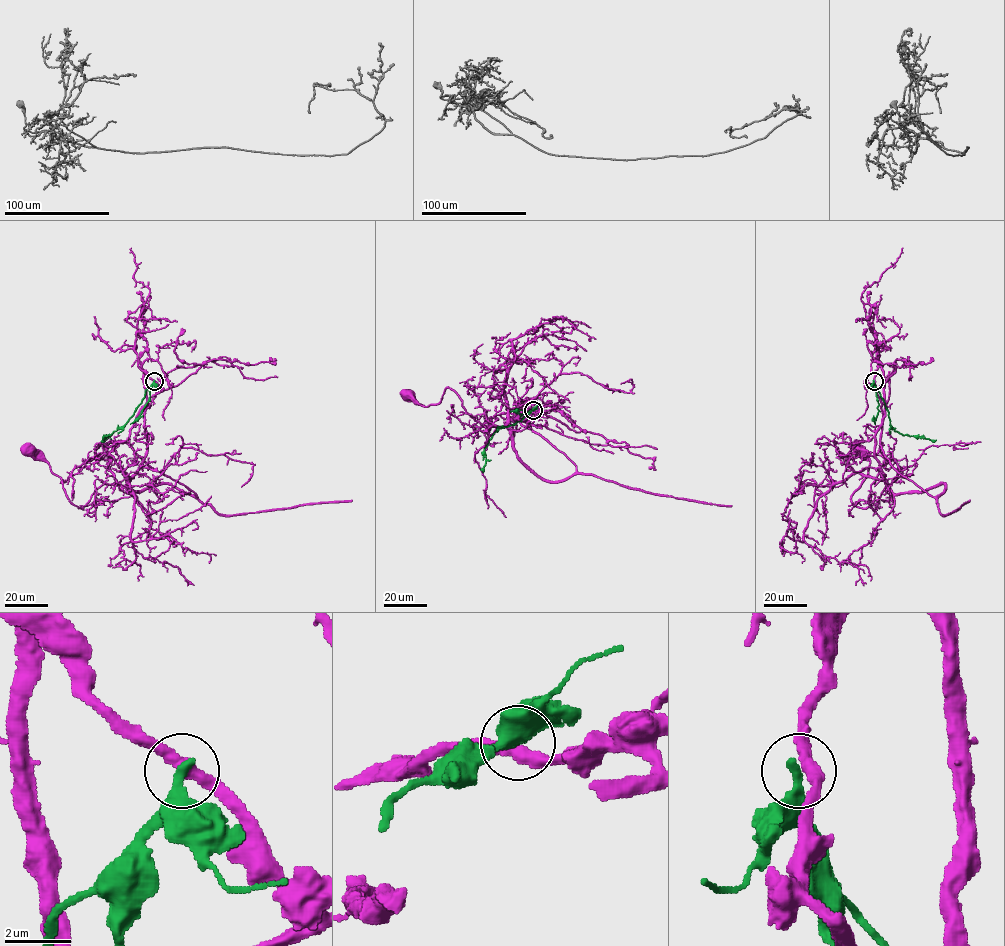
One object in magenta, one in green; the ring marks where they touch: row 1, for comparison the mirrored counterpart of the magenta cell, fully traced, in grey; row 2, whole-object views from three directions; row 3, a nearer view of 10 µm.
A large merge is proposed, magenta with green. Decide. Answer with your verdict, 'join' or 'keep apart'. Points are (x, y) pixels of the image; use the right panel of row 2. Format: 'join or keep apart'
keep apart

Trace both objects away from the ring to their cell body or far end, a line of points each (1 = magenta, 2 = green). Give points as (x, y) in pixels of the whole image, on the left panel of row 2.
1: (154, 381), (138, 363), (147, 403), (145, 459), (124, 485), (101, 485), (82, 508), (27, 449)
2: (154, 381), (134, 414), (103, 440)

